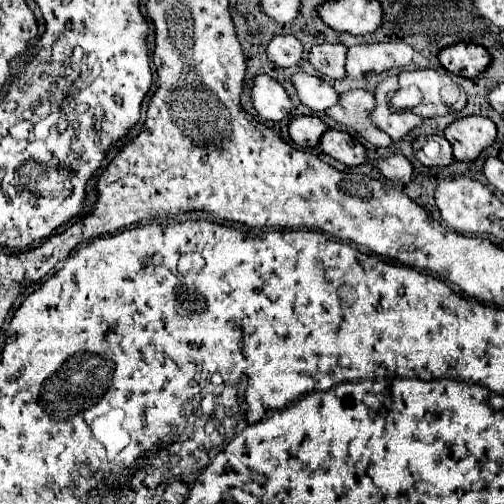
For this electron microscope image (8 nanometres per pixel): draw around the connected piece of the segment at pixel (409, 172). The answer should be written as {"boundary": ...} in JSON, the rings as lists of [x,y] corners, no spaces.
{"boundary":[[[393,154],[389,158],[377,160],[375,166],[381,170],[381,174],[387,180],[391,180],[395,184],[407,186],[409,182],[415,180],[415,168],[413,168],[413,164],[403,154]]]}

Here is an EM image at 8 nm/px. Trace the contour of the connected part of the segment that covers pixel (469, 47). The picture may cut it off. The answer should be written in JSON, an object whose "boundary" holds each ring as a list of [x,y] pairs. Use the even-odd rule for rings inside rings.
{"boundary":[[[459,42],[441,50],[439,62],[447,72],[455,76],[477,78],[485,70],[485,64],[489,64],[489,52],[477,44]]]}

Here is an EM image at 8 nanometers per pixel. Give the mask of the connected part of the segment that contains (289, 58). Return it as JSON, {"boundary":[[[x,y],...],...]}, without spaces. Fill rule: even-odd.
{"boundary":[[[275,36],[267,46],[267,56],[277,66],[297,66],[303,58],[303,44],[295,36]]]}

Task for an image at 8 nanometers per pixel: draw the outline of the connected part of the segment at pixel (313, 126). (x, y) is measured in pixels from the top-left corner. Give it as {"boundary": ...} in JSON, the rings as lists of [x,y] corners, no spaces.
{"boundary":[[[297,116],[289,122],[289,136],[299,148],[313,148],[321,142],[327,124],[317,116]]]}

